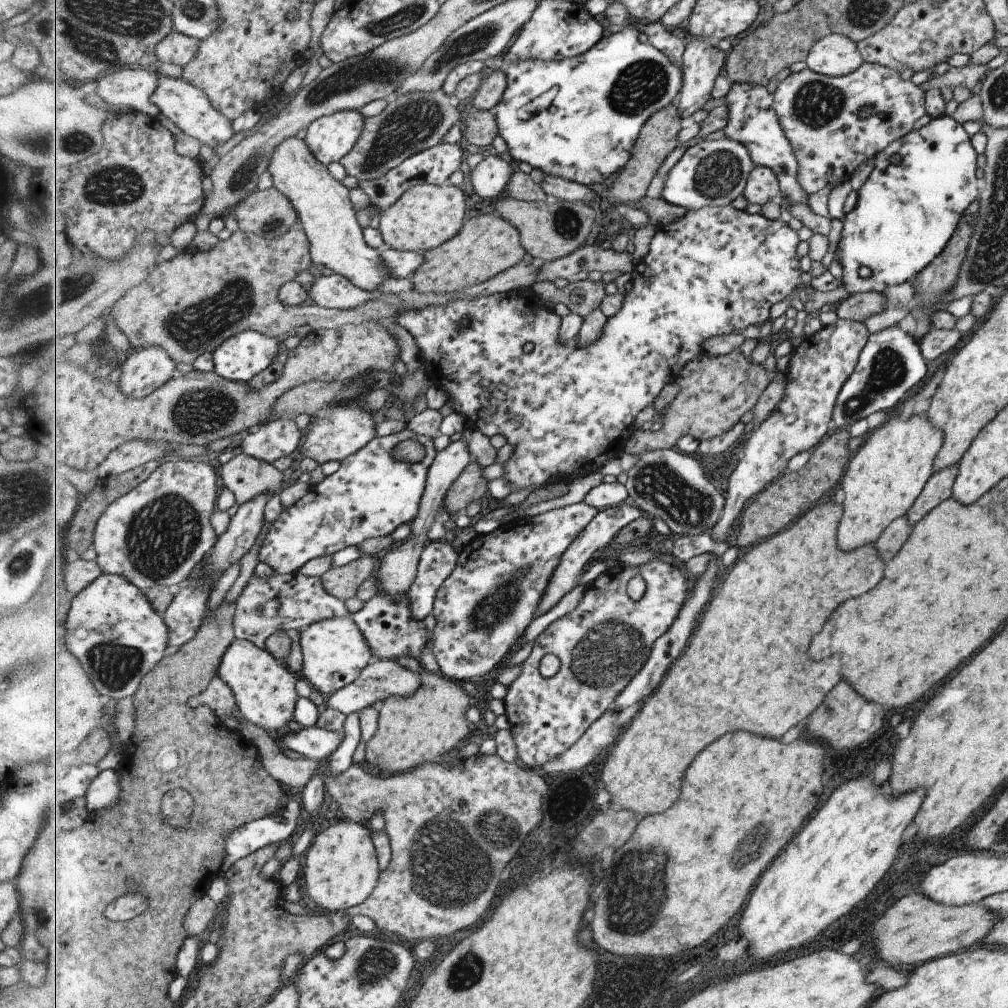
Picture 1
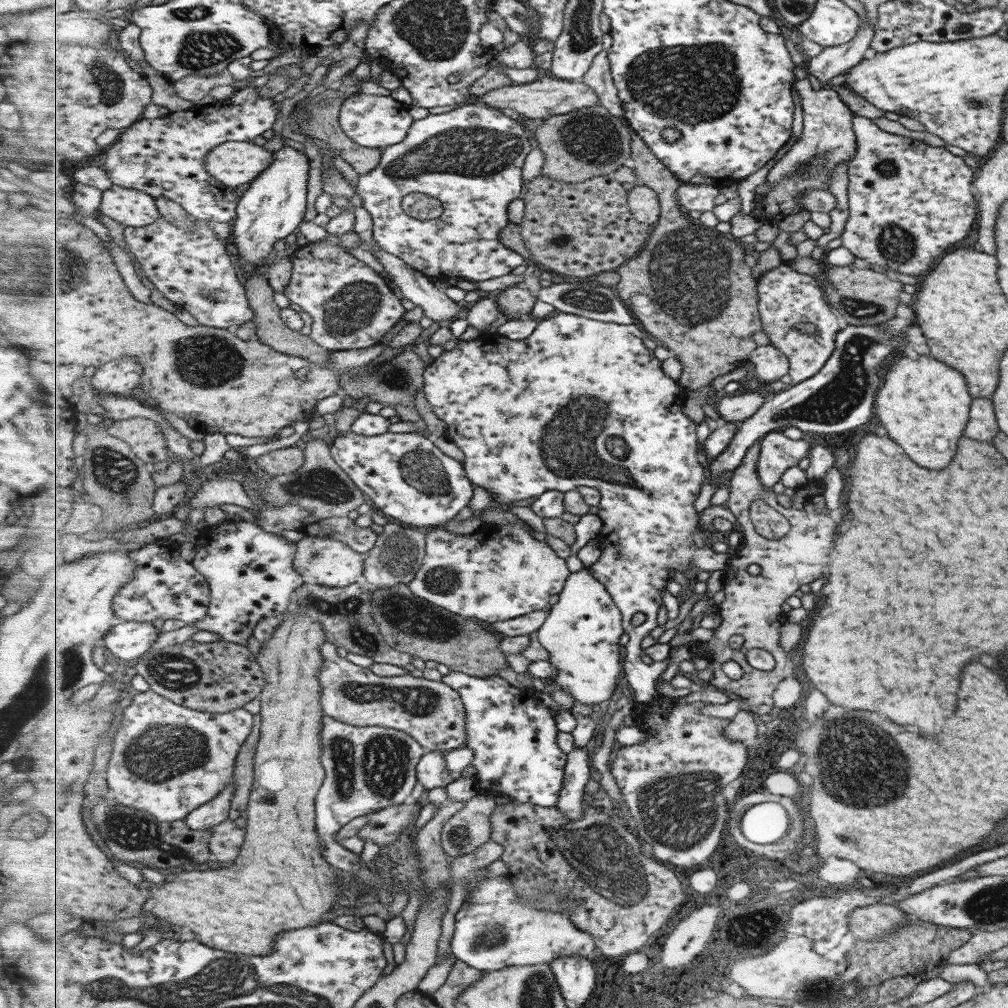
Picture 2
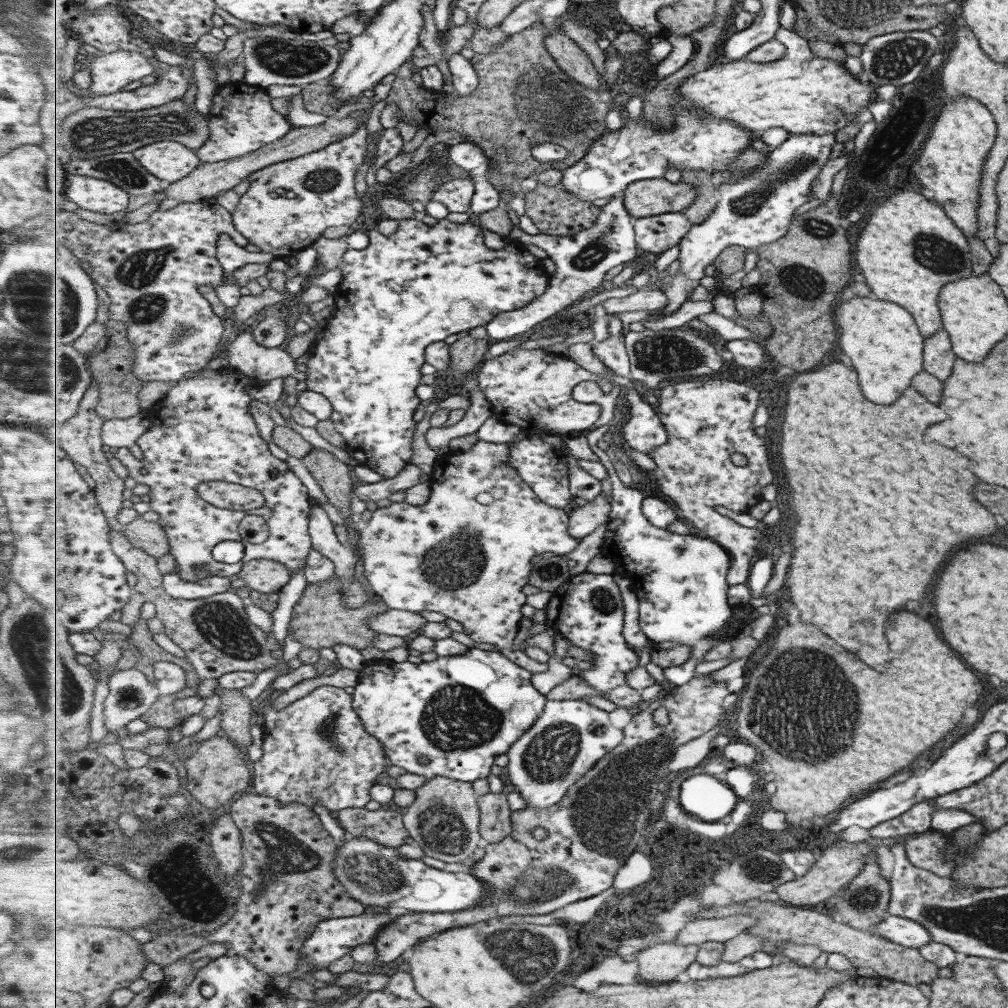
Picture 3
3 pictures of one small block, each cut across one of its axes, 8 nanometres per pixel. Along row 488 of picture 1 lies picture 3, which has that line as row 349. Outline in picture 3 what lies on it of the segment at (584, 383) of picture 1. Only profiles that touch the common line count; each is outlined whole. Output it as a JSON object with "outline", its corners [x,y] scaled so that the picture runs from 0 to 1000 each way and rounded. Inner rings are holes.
{"outline":[[[511,345],[493,354],[484,353],[473,370],[473,379],[481,390],[481,395],[487,399],[490,412],[514,422],[526,433],[532,433],[532,430],[539,427],[547,427],[559,434],[566,428],[581,428],[594,417],[594,401],[578,401],[568,395],[568,385],[580,377],[593,380],[600,391],[608,387],[608,380],[596,372],[576,365],[563,353],[549,354],[537,346]]]}

